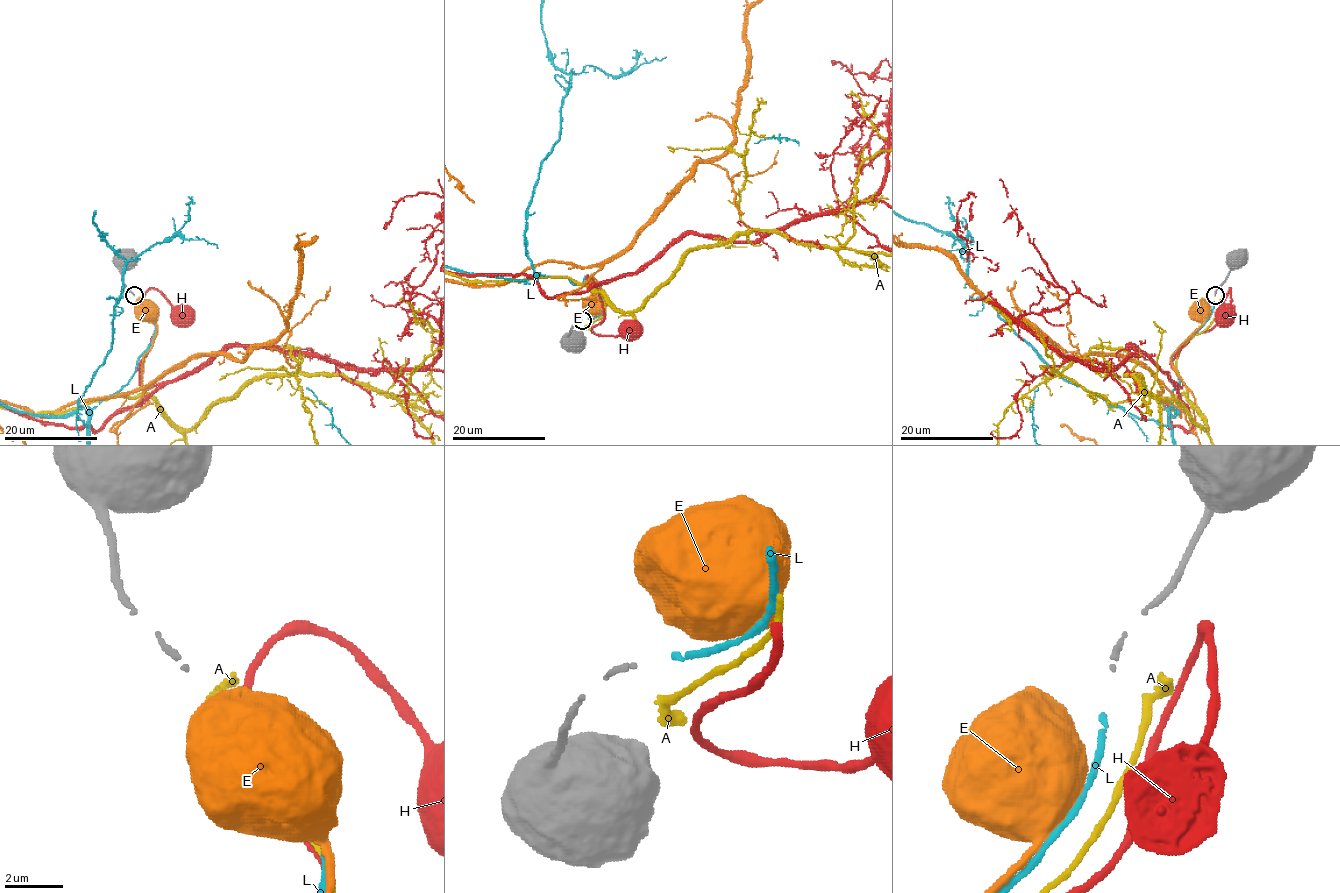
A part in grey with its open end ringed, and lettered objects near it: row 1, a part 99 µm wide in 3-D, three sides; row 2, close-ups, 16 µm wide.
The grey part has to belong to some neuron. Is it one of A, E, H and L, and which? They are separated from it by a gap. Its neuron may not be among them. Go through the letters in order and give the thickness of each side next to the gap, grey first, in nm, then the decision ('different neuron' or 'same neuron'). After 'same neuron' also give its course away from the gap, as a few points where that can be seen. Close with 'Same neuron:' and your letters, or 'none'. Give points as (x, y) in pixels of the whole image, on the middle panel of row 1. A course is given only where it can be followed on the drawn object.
A: calibres 160 and 260 nm; different neuron
E: calibres 160 and 900 nm; different neuron
H: calibres 160 and 240 nm; different neuron
L: calibres 160 and 160 nm; same neuron
Same neuron: L

